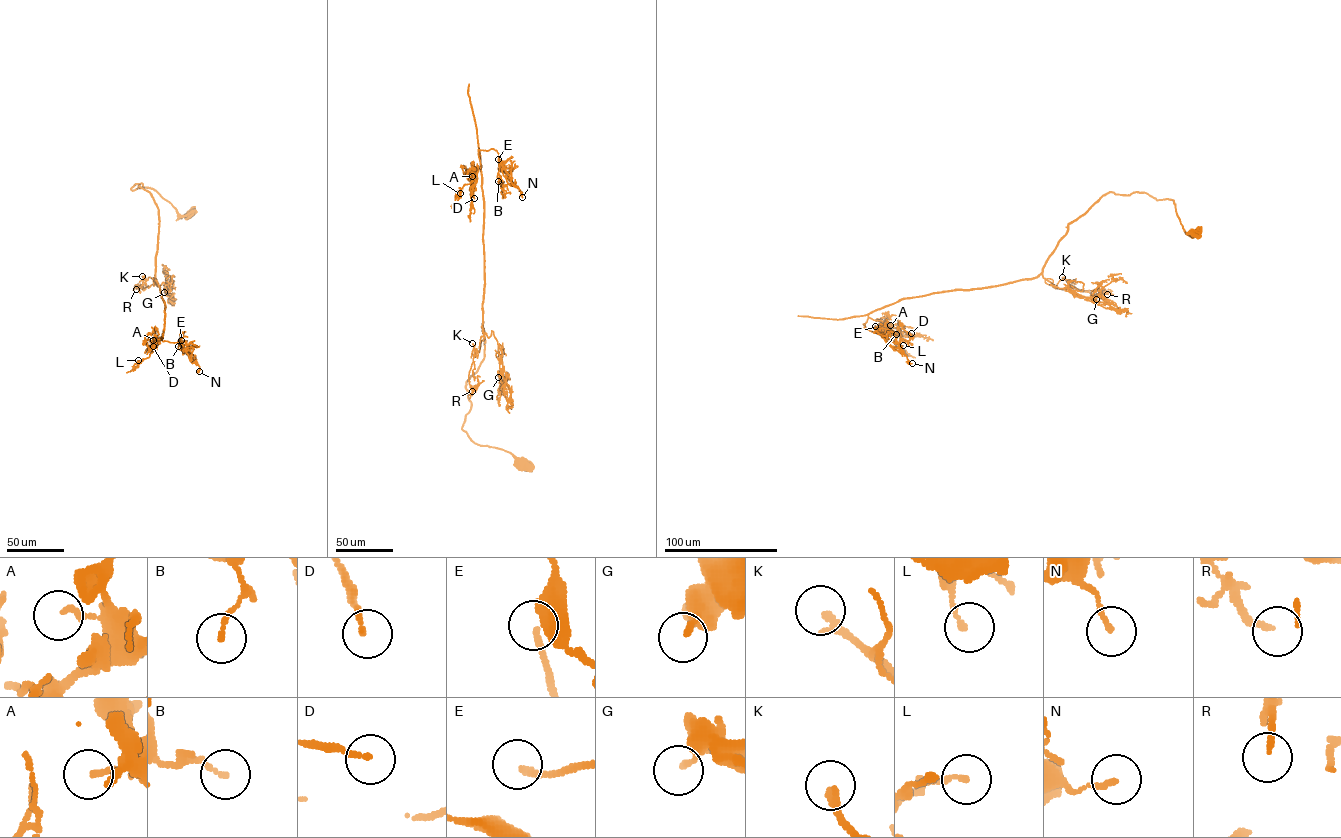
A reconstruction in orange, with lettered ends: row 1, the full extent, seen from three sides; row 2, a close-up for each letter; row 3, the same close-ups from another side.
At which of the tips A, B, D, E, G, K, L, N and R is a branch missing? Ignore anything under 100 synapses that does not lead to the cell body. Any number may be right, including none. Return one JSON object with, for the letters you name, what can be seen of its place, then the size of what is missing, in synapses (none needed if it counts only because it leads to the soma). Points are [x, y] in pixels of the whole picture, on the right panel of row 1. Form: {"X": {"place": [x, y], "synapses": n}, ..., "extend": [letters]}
{"extend": []}

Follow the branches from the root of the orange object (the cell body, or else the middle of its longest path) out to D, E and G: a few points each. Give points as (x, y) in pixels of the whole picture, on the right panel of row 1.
D: (1196, 234), (1184, 230), (1172, 200), (1108, 192), (1068, 225), (1036, 276), (902, 298), (868, 315), (911, 333)
E: (1196, 234), (1172, 200), (1108, 192), (1036, 276), (902, 298), (868, 315), (864, 327), (875, 326)
G: (1196, 234), (1184, 230), (1172, 200), (1101, 196), (1068, 225), (1042, 272), (1056, 288), (1096, 299)

